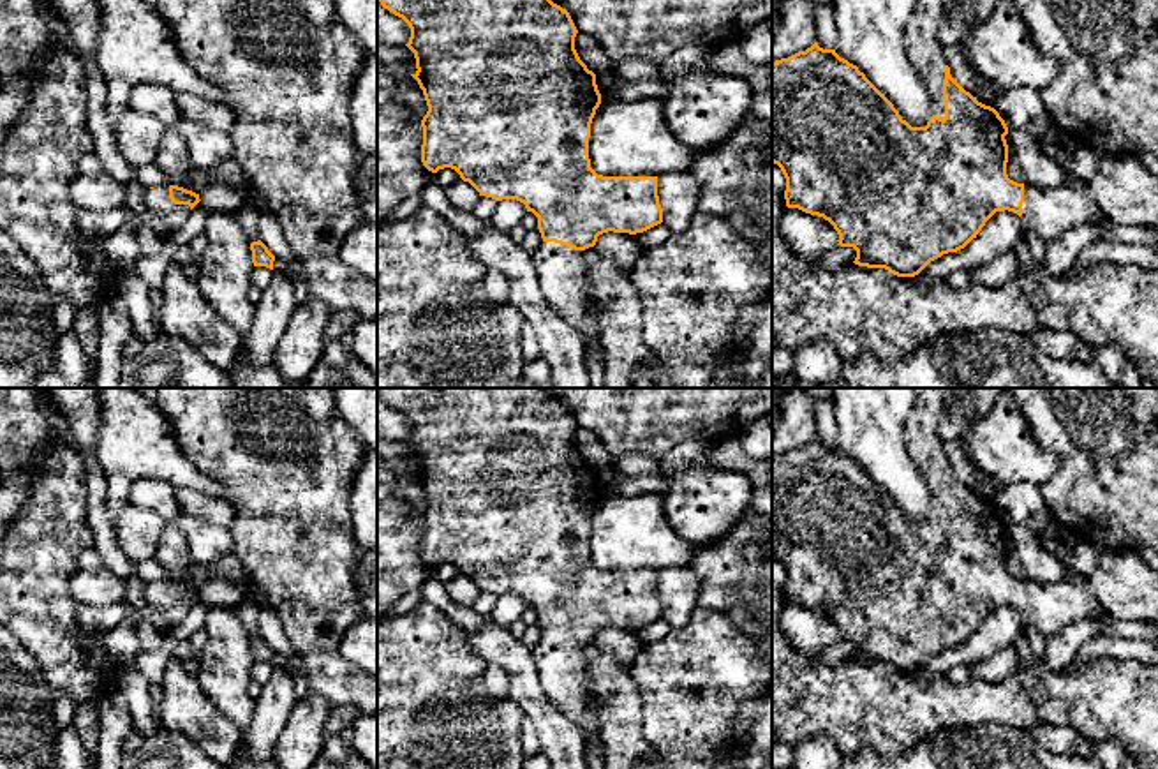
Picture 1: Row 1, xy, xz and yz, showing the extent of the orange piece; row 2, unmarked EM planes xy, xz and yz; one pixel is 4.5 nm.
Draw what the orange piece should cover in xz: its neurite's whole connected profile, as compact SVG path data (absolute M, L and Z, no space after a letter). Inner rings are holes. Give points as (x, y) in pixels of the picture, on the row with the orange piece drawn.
M379 0L384 9L402 18L409 28L411 37L405 44L416 58L416 72L411 74L423 90L428 111L421 120L423 145L421 162L423 166L437 173L439 169L455 169L464 182L469 182L479 196L492 198L495 201L516 199L525 205L527 212L538 217L538 229L543 243L532 254L532 263L541 284L541 291L546 302L583 337L585 347L596 347L603 355L603 344L599 335L594 339L587 325L587 309L594 302L594 295L587 286L587 263L582 254L585 249L594 247L598 236L608 231L613 233L643 233L663 222L663 208L657 196L657 176L603 176L590 168L589 159L589 138L590 123L596 109L601 104L601 93L596 85L596 74L587 69L575 49L575 37L578 34L569 12L552 0Z

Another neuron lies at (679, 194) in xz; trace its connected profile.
M666 173L657 176L657 196L663 208L663 224L672 233L684 231L693 215L700 212L701 187L689 173Z

